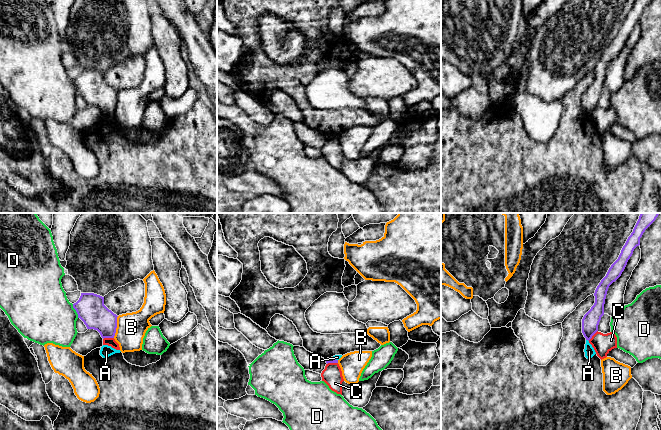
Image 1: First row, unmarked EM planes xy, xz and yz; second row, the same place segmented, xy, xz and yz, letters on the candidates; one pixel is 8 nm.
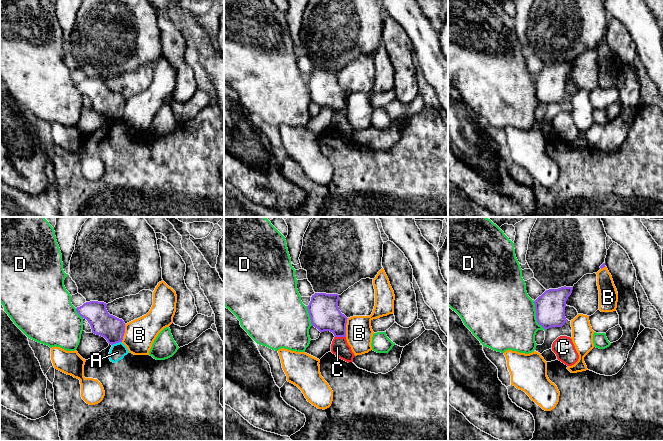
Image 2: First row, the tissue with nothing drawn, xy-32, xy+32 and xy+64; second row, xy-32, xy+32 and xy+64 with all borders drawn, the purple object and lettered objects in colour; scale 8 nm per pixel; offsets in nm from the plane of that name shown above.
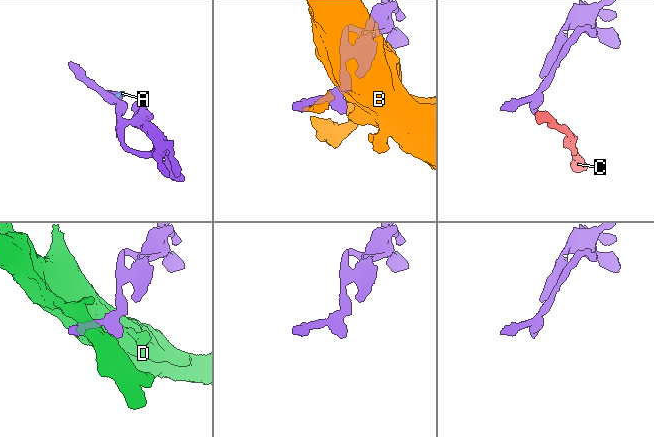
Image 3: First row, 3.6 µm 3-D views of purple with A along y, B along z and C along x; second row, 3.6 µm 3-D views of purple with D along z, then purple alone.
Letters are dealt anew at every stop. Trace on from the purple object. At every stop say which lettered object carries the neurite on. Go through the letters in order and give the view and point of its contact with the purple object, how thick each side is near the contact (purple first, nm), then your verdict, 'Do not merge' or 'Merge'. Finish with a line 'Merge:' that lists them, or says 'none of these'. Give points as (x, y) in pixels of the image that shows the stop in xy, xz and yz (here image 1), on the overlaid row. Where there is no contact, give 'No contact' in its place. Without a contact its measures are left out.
A: Touches purple at yz (587, 339). Thickness 140 nm (purple) against 80 nm. Do not merge
B: Touches purple at xy (116, 327). Thickness 220 nm (purple) against 240 nm. Do not merge
C: Touches purple at xy (108, 337). Thickness 220 nm (purple) against 70 nm. Do not merge
D: Touches purple at xy (76, 311). Thickness 220 nm (purple) against 440 nm. Do not merge
Merge: none of these

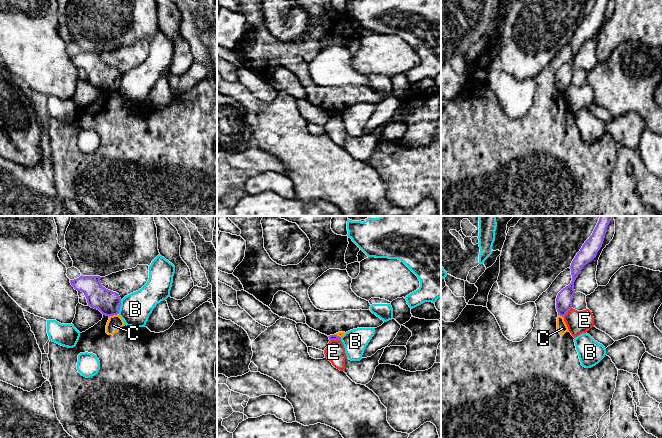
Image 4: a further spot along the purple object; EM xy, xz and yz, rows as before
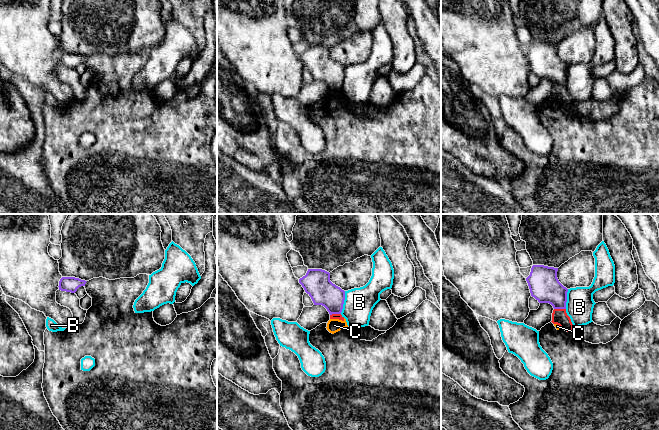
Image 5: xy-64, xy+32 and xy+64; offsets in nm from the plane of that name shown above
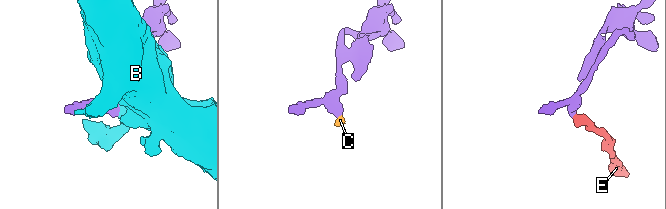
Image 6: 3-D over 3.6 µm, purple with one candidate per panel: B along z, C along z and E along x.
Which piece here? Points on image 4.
B: Touches purple at xy (119, 307). Thickness 190 nm (purple) against 240 nm. Do not merge
C: Touches purple at xy (113, 314). Thickness 190 nm (purple) against 120 nm. Do not merge
E: Touches purple at yz (567, 311). Thickness 130 nm (purple) against 190 nm. Do not merge
Merge: none of these

